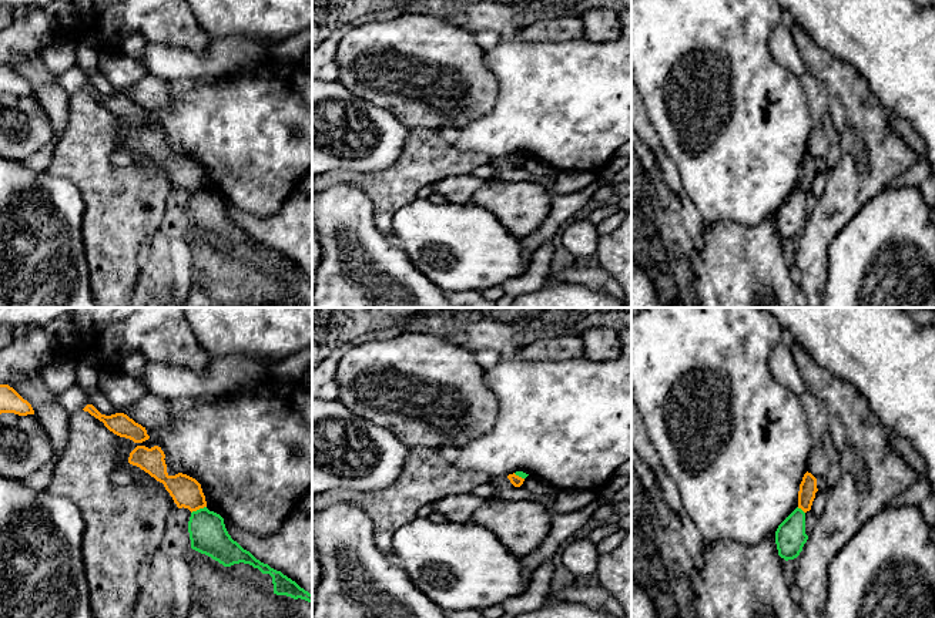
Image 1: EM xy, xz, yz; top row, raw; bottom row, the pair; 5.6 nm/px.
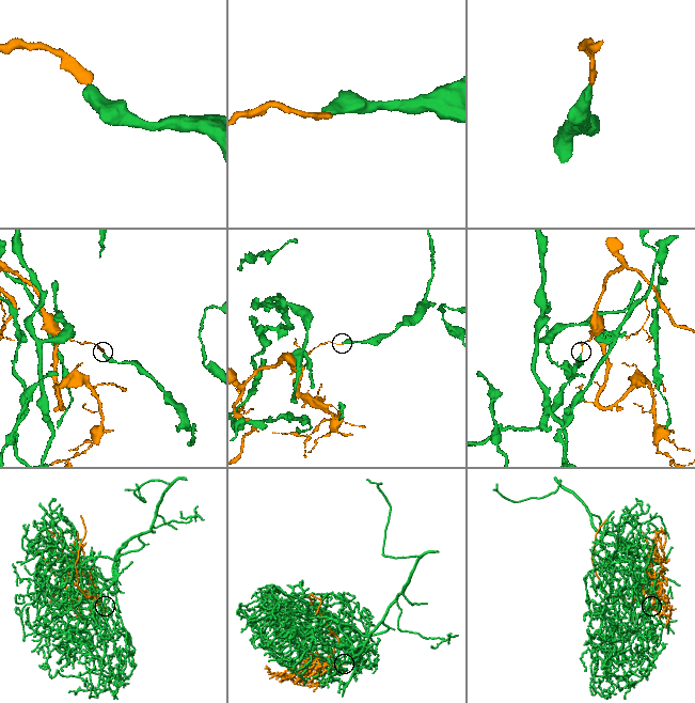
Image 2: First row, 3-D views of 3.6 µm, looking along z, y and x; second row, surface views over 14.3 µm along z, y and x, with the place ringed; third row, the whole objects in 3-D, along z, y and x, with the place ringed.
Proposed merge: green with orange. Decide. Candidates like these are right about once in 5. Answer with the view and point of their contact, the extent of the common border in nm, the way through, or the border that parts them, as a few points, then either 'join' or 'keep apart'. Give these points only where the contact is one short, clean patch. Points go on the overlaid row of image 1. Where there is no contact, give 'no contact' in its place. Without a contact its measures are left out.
xy (200, 509) | 100 nm | along xy (205, 506), (191, 513) | keep apart

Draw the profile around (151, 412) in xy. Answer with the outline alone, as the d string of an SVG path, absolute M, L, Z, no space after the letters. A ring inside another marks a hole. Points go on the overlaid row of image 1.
M153 393L144 394L130 409L115 409L145 429L165 429L171 423L170 406L165 399Z

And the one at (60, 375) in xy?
M54 359L40 370L41 379L50 392L60 394L77 383L76 366L77 362Z

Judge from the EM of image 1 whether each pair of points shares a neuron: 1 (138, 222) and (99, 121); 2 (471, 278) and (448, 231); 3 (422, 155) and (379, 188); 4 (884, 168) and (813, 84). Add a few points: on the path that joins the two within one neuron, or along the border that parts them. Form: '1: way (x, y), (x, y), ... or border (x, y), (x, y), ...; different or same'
1: way (113, 197), (99, 182), (99, 147); same
2: way (471, 266), (471, 258), (455, 242); same
3: way (412, 165), (389, 188); same
4: border (807, 71), (817, 77), (830, 94); different

